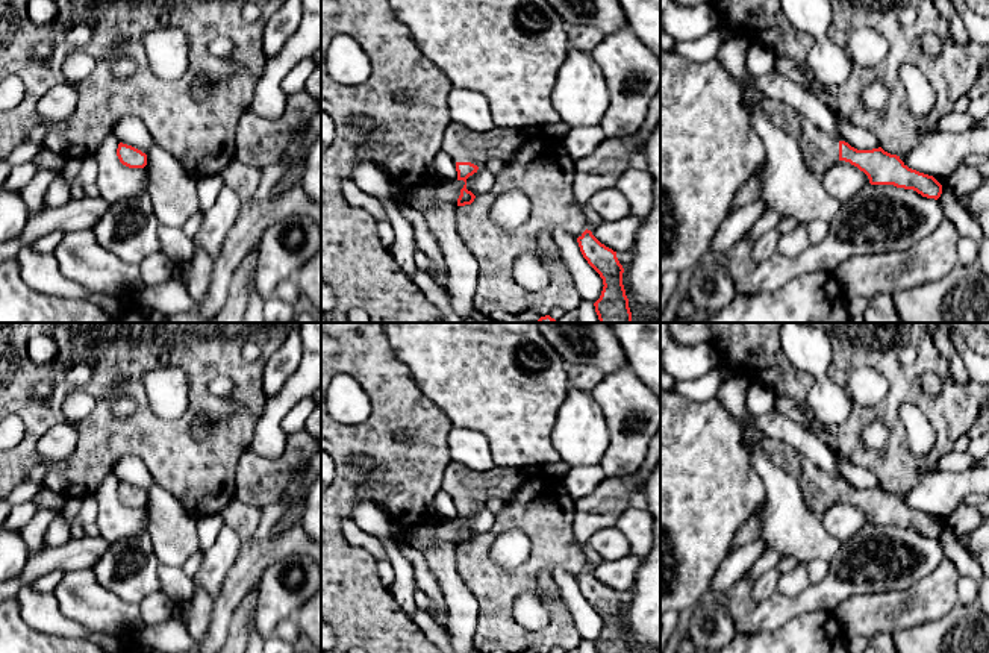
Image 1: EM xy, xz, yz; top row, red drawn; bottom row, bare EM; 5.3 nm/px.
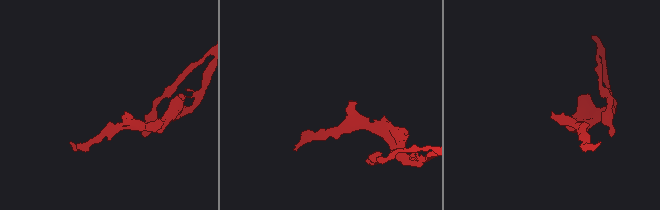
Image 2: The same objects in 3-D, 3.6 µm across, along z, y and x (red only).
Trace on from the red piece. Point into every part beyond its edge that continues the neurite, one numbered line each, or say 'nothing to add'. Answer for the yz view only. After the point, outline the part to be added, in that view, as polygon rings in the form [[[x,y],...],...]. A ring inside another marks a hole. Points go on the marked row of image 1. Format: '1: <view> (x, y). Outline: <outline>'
1: yz (820, 150). Outline: [[[768,97],[759,106],[774,126],[798,141],[804,164],[816,177],[821,179],[839,161],[839,141],[821,132],[794,108]]]

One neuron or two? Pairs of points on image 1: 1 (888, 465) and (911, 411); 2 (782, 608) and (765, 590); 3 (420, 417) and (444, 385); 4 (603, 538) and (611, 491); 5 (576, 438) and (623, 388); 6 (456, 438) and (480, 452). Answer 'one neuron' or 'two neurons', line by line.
1: two neurons
2: two neurons
3: two neurons
4: two neurons
5: two neurons
6: one neuron

